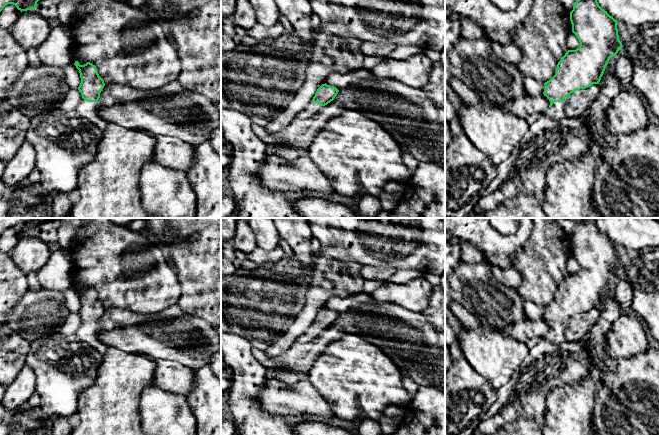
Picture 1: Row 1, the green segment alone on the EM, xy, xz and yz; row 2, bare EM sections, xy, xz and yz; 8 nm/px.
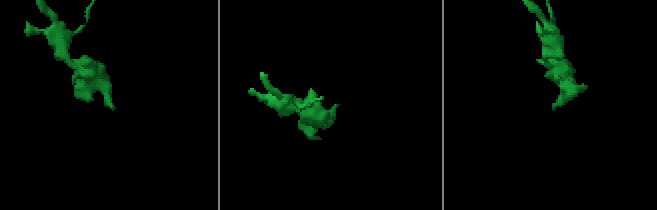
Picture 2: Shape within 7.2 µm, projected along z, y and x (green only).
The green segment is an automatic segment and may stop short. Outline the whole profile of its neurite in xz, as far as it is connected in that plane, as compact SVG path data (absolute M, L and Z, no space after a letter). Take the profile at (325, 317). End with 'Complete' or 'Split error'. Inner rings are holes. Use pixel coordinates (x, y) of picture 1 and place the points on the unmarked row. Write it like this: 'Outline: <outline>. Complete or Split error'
Outline: M322 308L316 315L312 325L305 332L298 336L297 342L308 343L315 339L322 330L327 329L337 320L339 314L334 311Z. Split error

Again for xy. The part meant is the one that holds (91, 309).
Outline: M75 285L74 289L80 297L81 307L78 314L83 322L74 337L89 343L100 354L104 355L109 346L102 343L96 335L97 325L105 310L104 304L99 300L96 290L92 287L87 286L84 289L80 289L78 285Z. Split error

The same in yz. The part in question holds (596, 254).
Outline: M581 218L580 222L574 227L573 234L570 236L570 245L572 248L572 256L578 262L580 270L576 274L568 274L565 277L557 288L555 299L544 307L545 311L543 318L550 325L549 332L544 338L552 343L558 344L566 341L564 333L571 317L588 312L593 308L599 308L610 282L616 279L622 272L617 253L618 245L599 230L597 219L598 218Z. Split error

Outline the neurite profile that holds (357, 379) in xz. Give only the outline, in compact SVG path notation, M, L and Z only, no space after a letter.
M343 334L332 341L306 377L329 403L335 416L344 420L364 417L378 421L386 407L407 407L413 397L404 388L402 373L389 355L356 334Z

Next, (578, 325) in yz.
M593 308L591 311L571 317L567 328L565 329L565 340L573 342L582 339L596 323L598 316L599 308Z

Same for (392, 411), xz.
M390 405L384 409L383 415L390 418L404 418L405 412L395 405Z

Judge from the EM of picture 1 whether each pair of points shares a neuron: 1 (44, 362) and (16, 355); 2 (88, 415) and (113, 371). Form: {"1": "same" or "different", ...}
{"1": "different", "2": "same"}

